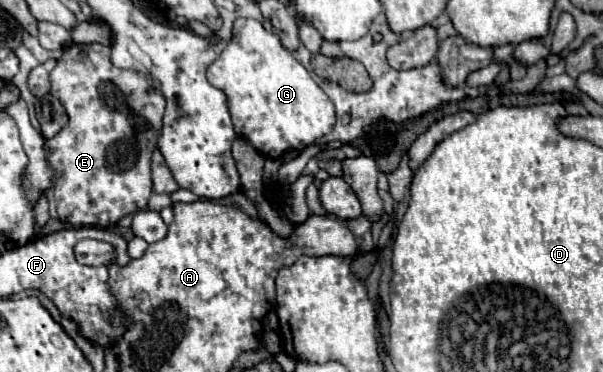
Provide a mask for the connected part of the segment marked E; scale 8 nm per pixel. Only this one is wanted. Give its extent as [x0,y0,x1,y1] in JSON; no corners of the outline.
[45,43,165,227]

